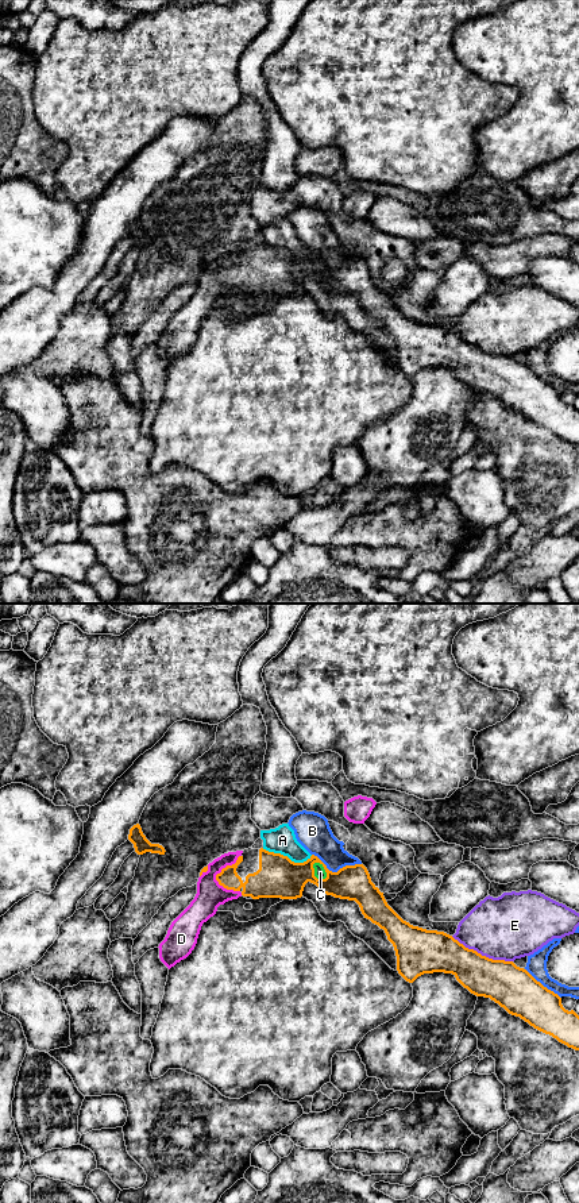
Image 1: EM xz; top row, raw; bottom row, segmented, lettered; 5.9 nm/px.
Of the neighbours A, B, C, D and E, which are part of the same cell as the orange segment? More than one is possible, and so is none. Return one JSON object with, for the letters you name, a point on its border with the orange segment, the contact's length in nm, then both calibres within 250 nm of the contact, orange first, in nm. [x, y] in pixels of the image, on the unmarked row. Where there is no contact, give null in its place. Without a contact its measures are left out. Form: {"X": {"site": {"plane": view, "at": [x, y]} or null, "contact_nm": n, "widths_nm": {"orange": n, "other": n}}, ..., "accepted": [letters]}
{"accepted": []}

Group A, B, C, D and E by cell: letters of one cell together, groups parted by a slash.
A C / B / D / E

